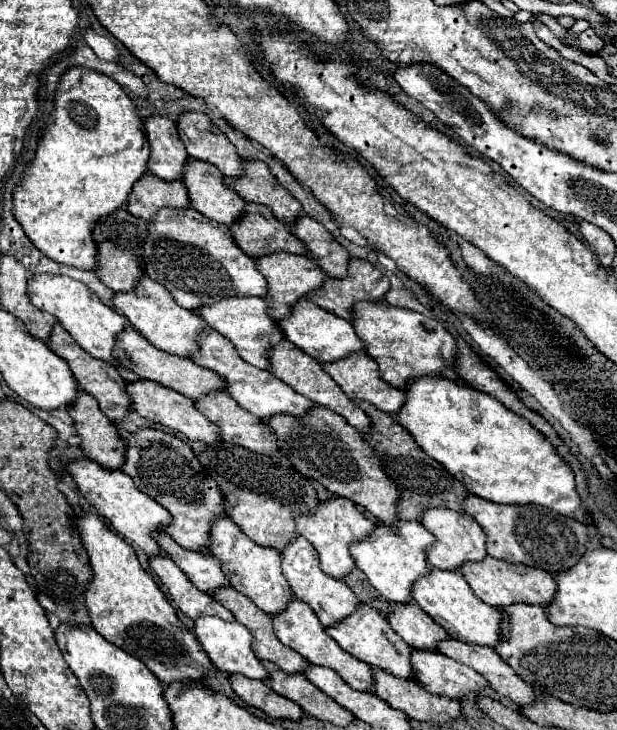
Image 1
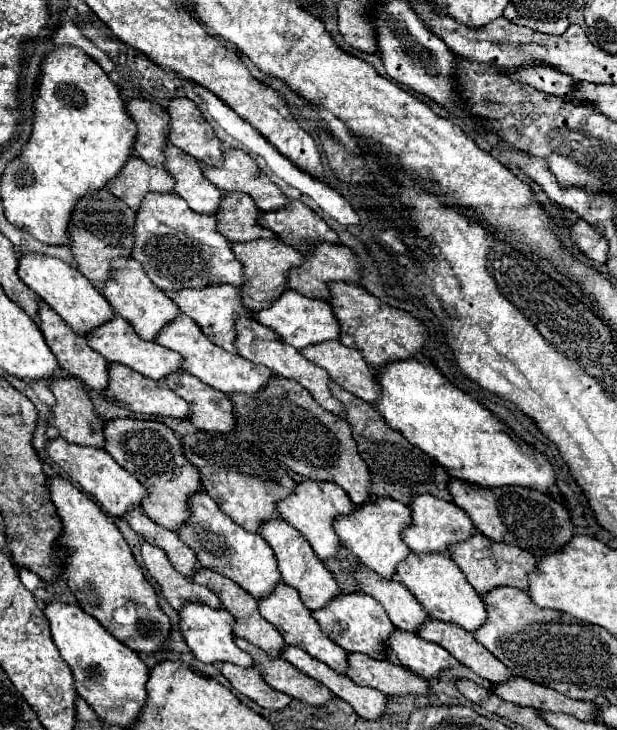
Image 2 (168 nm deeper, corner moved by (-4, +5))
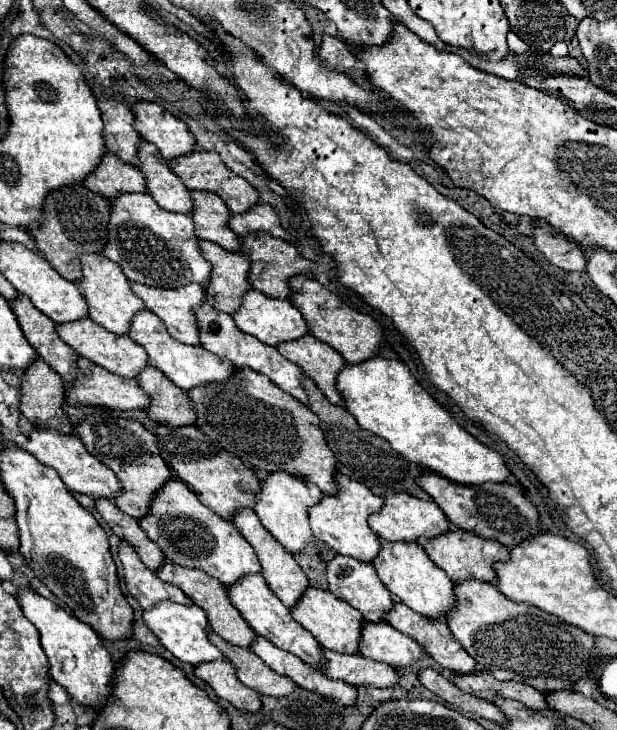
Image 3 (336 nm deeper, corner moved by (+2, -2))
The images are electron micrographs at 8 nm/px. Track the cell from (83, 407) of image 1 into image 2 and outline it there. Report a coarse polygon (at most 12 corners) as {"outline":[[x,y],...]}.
{"outline":[[73,376],[49,384],[51,426],[67,442],[105,448],[103,422]]}

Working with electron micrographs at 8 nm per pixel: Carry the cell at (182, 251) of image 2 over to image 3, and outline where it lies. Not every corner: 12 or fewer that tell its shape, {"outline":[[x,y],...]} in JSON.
{"outline":[[149,193],[111,201],[103,255],[129,281],[205,285],[189,215]]}

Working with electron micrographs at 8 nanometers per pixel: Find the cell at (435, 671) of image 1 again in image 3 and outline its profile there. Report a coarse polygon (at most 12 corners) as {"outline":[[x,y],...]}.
{"outline":[[363,621],[359,653],[395,669],[427,657],[385,621]]}

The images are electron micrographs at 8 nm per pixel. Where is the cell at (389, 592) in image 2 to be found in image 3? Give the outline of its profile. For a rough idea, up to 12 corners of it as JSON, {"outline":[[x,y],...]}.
{"outline":[[327,563],[329,591],[367,621],[383,621],[391,593],[371,563]]}

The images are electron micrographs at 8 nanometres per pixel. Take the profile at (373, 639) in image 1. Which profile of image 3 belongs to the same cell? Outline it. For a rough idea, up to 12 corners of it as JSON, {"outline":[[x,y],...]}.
{"outline":[[307,587],[289,611],[339,653],[359,653],[363,617],[333,593]]}

